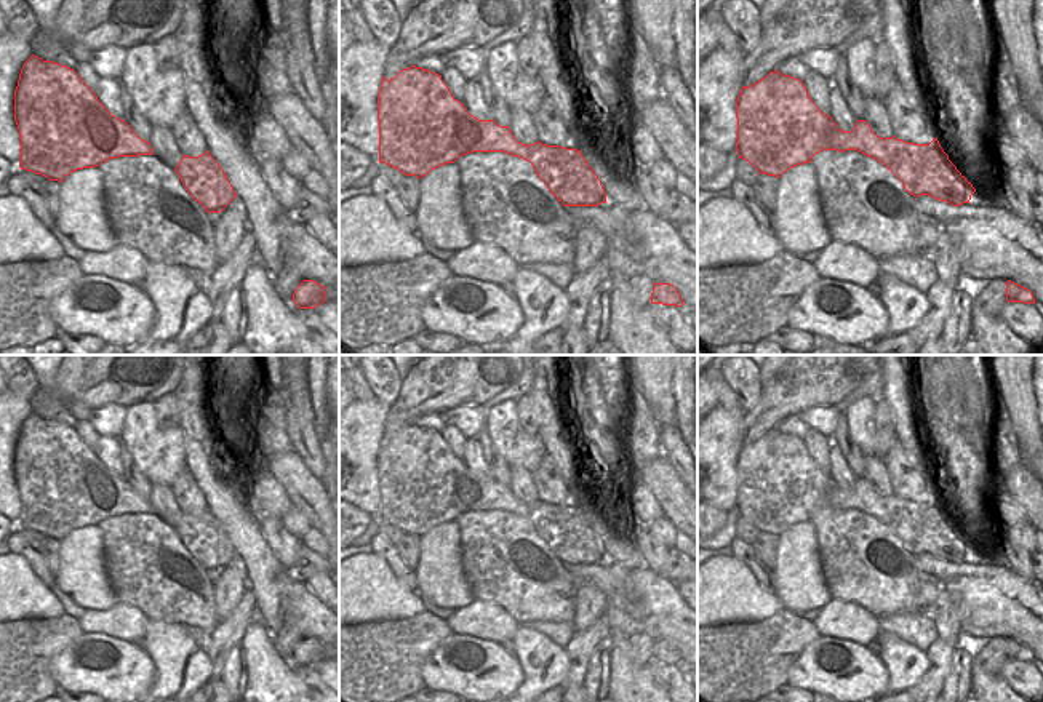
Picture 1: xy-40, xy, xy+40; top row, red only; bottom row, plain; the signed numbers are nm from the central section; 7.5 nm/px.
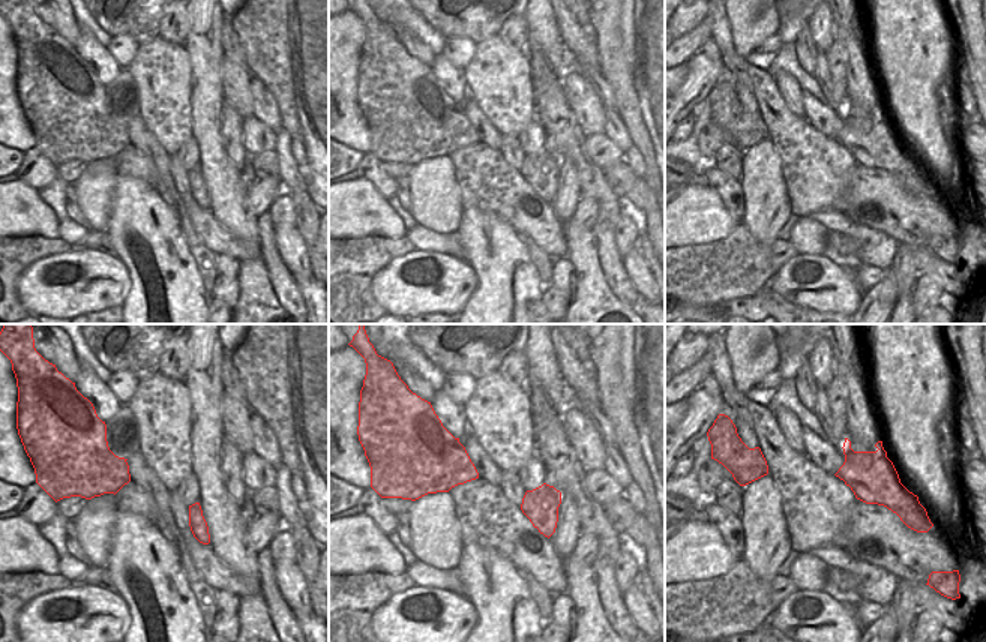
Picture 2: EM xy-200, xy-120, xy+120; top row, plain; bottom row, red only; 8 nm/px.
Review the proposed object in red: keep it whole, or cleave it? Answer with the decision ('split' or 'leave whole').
split

